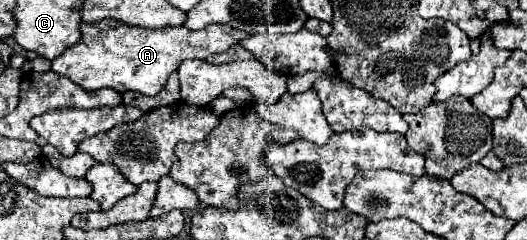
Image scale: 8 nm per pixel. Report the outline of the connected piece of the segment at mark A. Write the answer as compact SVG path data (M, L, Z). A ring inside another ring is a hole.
M112 18L100 20L96 24L82 22L82 40L66 50L58 58L52 60L52 70L56 74L68 76L72 82L82 86L84 90L100 90L100 88L114 88L118 92L134 90L146 96L156 96L168 76L178 70L178 66L188 58L206 60L212 54L222 54L234 44L242 42L248 34L236 30L232 26L212 24L204 30L188 30L186 26L180 28L140 28L128 26L124 22L116 22Z

